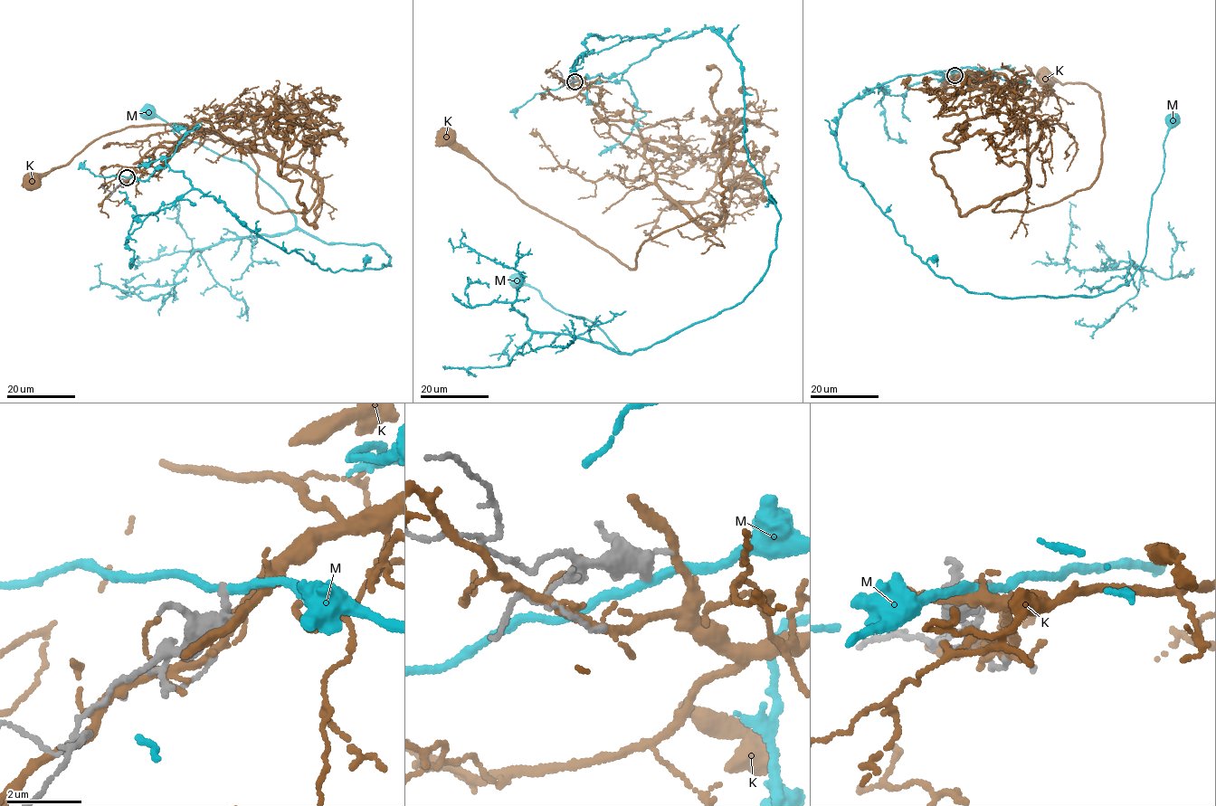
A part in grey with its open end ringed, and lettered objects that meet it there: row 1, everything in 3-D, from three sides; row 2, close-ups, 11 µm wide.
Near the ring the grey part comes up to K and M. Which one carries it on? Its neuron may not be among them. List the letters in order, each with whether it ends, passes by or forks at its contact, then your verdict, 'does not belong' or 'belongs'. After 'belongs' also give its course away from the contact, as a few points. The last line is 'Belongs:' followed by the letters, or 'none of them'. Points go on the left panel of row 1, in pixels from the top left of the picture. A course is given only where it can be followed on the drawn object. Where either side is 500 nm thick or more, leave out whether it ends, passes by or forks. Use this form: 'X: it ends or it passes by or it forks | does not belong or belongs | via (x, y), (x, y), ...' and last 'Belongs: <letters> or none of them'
K: it passes by | does not belong
M: it passes by | does not belong
Belongs: none of them

